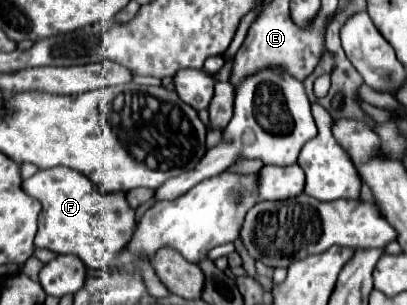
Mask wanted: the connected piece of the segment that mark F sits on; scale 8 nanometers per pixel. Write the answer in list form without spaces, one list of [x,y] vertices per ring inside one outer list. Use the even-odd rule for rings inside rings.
[[[65,166],[33,174],[23,180],[23,190],[43,206],[35,236],[37,248],[49,248],[55,254],[75,254],[85,262],[85,266],[101,270],[131,262],[125,246],[135,230],[135,210],[127,204],[123,192],[103,196],[85,174]]]

